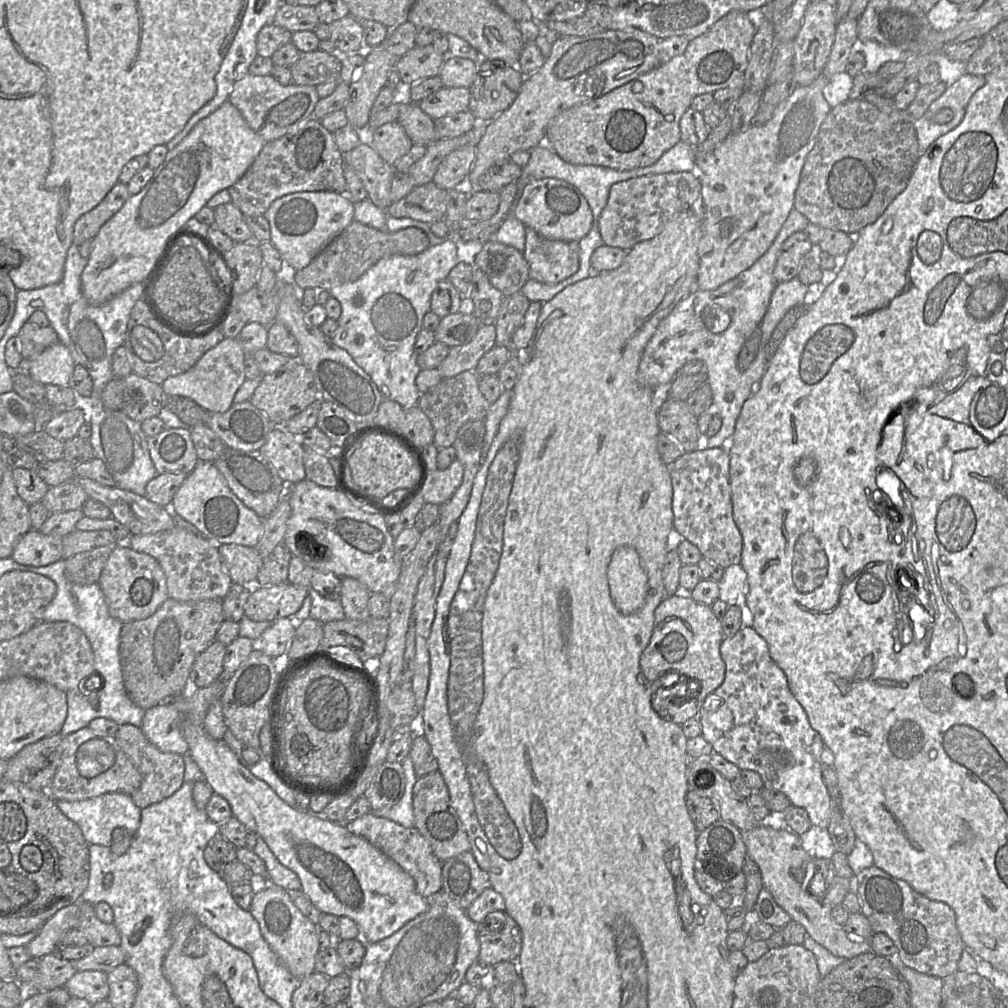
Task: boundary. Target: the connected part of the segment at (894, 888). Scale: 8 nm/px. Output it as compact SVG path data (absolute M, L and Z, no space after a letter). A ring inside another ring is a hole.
M872 865L856 876L853 874L853 887L861 906L861 913L868 919L874 933L886 934L898 949L897 958L905 966L920 973L945 978L958 971L958 962L965 945L957 928L956 916L952 908L942 901L932 900L915 891L906 881L896 878Z

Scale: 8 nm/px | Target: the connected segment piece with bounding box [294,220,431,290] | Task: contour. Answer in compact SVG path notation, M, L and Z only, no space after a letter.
M353 220L308 266L296 272L294 284L303 290L314 287L330 290L332 287L356 281L384 257L416 255L430 245L425 232L416 227L383 232Z

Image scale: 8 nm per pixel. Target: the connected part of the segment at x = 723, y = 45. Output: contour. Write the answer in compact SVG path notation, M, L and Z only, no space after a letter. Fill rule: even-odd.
M733 10L716 21L705 33L689 41L685 51L670 59L667 63L658 65L652 70L641 74L636 79L611 90L610 92L588 101L563 110L550 120L545 131L545 144L547 144L561 159L574 165L596 165L605 166L619 171L631 170L635 168L647 167L654 164L658 159L680 139L679 121L683 113L690 107L691 101L700 94L714 93L716 90L725 87L741 87L744 89L744 72L748 65L749 50L753 37L757 30L757 22L754 12L749 14Z

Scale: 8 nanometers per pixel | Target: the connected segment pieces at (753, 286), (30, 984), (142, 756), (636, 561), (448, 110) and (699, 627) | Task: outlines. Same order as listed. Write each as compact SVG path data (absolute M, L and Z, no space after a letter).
M793 208L773 244L750 268L717 289L710 291L696 289L688 297L681 300L669 315L660 322L643 351L638 367L638 380L640 384L650 388L657 394L661 394L661 391L669 386L679 369L688 361L700 360L705 364L707 384L710 386L713 395L713 404L711 406L716 408L718 415L722 419L722 425L718 433L709 437L708 448L720 448L726 439L733 436L736 421L743 404L753 394L766 371L768 346L764 349L764 355L756 355L746 371L740 371L737 363L738 355L747 340L759 329L768 310L772 293L778 284L774 277L774 268L782 244L793 233L803 231L808 223L810 223L809 220Z
M57 952L45 955L38 961L40 965L38 974L30 981L18 981L23 999L57 987L63 987L77 972L72 962L62 959Z
M121 724L114 735L118 745L142 776L142 782L131 797L133 803L140 809L145 809L153 804L172 796L184 783L185 764L183 756L165 753L148 741L139 727L131 724Z
M621 546L615 550L608 566L608 581L614 604L623 614L634 614L643 607L648 575L634 548Z
M442 87L421 100L419 107L433 120L469 110L470 90L465 87Z
M690 594L666 596L655 610L653 633L640 657L641 670L651 682L665 674L679 674L689 683L683 698L691 699L696 692L696 701L703 703L725 679L726 667L720 653L723 639L720 619L714 615L710 605L694 600Z

